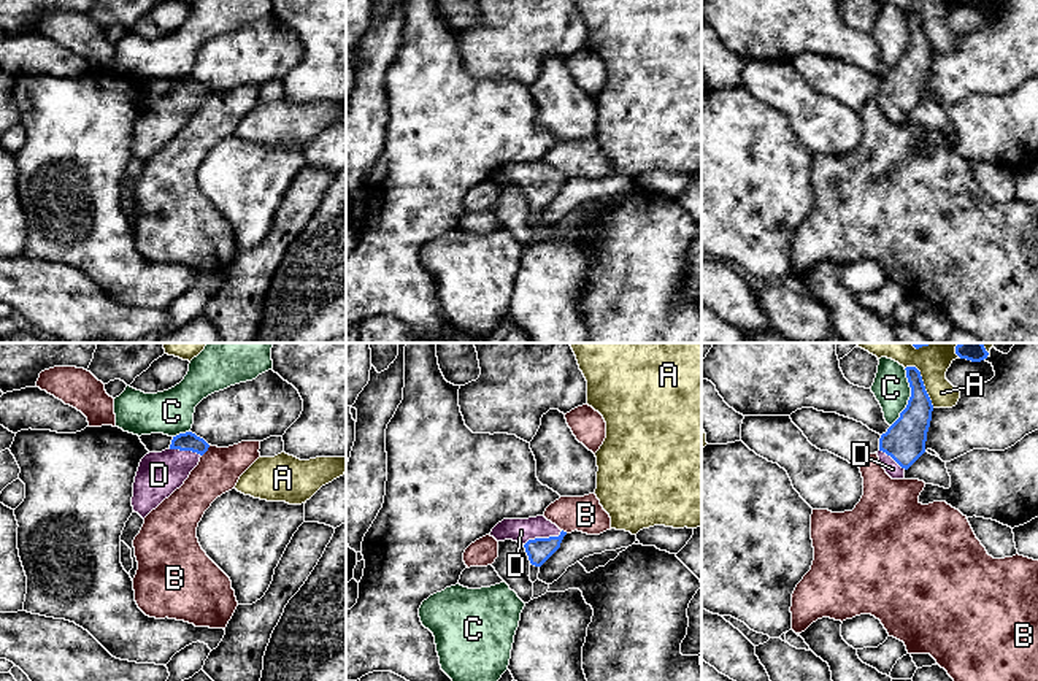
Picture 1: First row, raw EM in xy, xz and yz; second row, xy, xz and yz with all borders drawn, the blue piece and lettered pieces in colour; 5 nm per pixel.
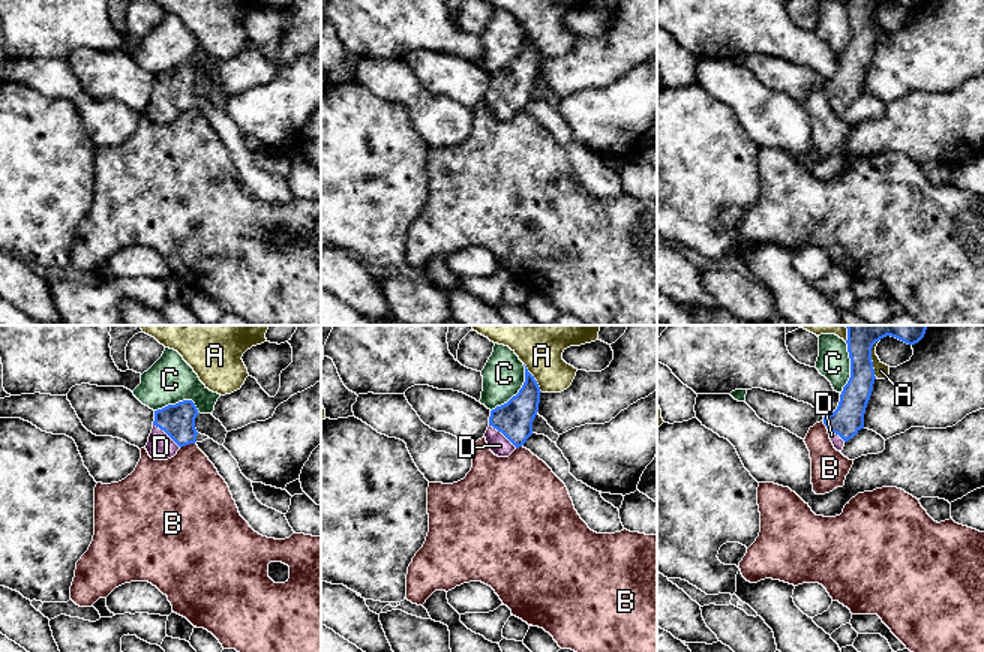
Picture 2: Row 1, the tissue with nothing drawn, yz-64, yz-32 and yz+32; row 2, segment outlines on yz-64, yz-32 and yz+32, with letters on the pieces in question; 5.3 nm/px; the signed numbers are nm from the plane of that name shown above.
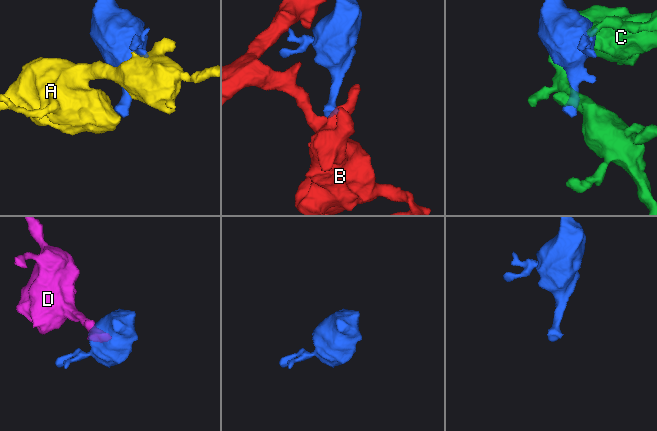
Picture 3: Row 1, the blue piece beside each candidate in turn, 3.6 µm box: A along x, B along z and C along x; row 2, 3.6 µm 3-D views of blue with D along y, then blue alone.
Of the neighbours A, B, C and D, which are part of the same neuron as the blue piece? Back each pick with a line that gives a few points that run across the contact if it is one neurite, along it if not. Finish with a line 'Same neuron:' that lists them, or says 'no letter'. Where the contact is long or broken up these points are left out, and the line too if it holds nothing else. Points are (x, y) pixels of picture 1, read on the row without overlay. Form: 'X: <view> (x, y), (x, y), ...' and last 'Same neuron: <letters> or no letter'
D: xz (540, 194), (543, 183), (534, 176), (521, 175)
Same neuron: D

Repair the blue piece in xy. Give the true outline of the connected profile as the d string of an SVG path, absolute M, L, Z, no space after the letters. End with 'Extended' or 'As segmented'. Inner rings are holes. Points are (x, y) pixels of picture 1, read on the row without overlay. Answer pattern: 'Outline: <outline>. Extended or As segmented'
Outline: M192 76L173 81L168 94L146 98L138 111L132 151L143 164L179 133L210 89Z. Extended

